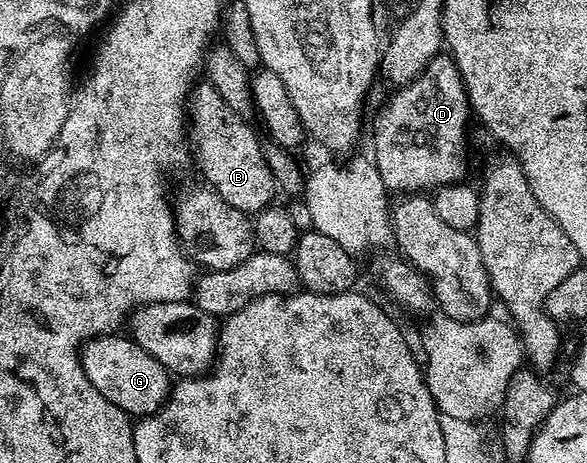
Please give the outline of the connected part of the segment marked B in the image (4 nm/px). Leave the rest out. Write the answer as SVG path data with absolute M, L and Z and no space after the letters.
M201 80L194 85L191 91L191 105L187 110L191 119L191 146L195 151L195 162L201 169L201 174L206 178L208 189L214 190L220 198L227 200L231 208L239 208L244 214L255 215L265 209L274 201L275 183L271 176L271 168L265 163L265 151L262 139L257 139L257 134L248 126L246 119L240 114L235 114L227 108L223 96L215 92L215 88L208 80Z

